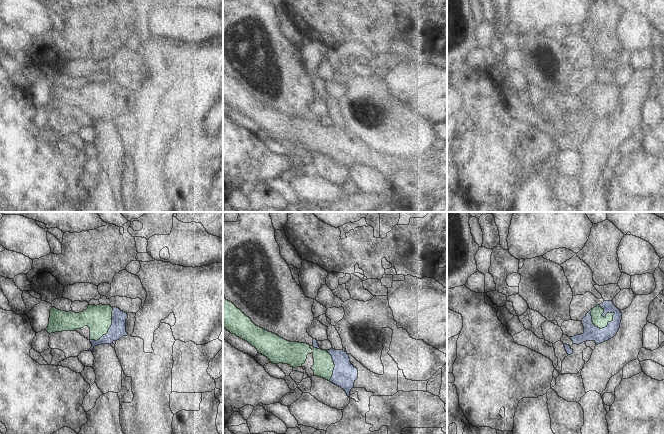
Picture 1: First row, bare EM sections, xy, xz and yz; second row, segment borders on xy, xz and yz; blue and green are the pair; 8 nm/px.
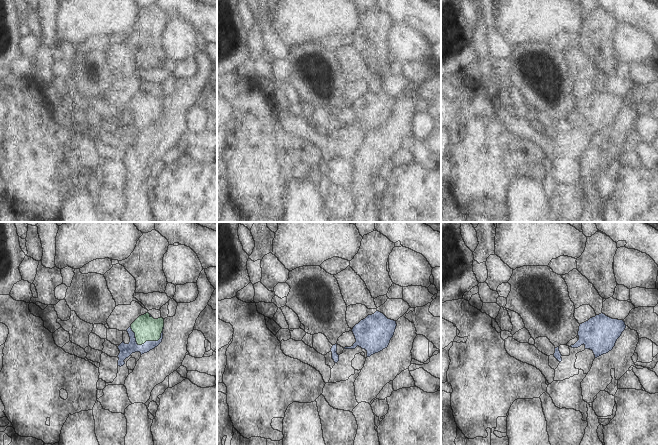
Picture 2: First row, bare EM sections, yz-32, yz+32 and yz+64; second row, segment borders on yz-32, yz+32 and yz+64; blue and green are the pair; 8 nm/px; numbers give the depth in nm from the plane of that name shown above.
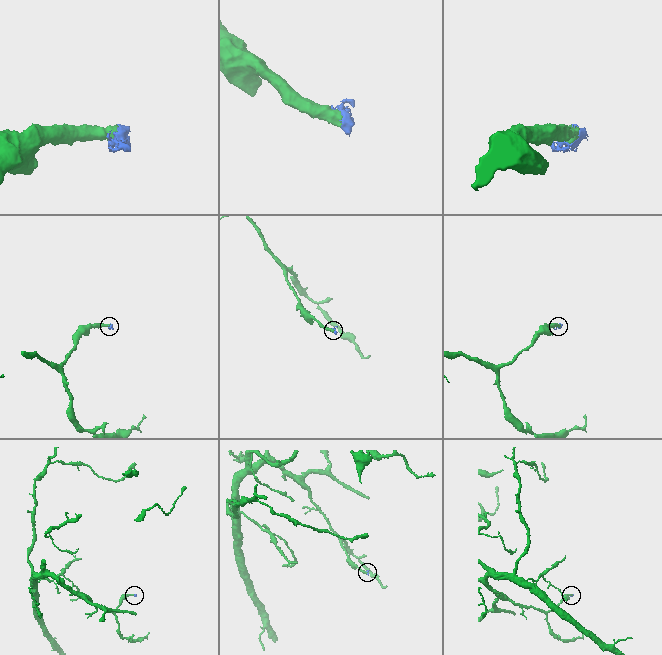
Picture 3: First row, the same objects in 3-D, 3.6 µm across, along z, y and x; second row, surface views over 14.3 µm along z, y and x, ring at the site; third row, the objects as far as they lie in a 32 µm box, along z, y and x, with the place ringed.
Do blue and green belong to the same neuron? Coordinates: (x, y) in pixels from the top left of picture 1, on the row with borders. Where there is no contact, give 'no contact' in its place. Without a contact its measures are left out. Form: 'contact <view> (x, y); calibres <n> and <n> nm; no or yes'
contact yz (595, 326); calibres 130 and 100 nm; yes

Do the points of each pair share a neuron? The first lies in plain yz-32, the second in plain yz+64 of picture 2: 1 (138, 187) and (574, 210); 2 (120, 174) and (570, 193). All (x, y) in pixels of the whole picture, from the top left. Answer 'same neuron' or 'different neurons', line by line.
1: different neurons
2: different neurons

